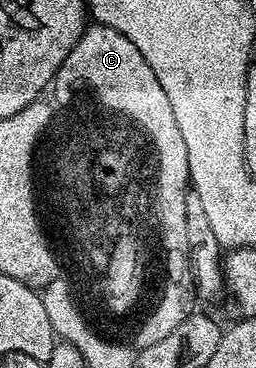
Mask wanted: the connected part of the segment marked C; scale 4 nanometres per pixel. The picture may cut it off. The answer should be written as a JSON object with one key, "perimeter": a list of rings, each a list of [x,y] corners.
{"perimeter":[[[96,23],[81,32],[81,38],[75,47],[71,47],[67,59],[63,59],[53,77],[51,93],[57,96],[56,104],[65,107],[72,102],[69,100],[73,93],[81,93],[84,89],[90,89],[97,96],[98,106],[121,114],[138,129],[153,133],[153,141],[157,141],[157,149],[161,149],[161,189],[157,189],[157,201],[161,204],[161,225],[165,225],[163,236],[167,243],[169,290],[165,292],[165,301],[161,301],[161,309],[153,313],[153,321],[149,321],[145,333],[141,333],[142,350],[171,335],[171,331],[175,331],[175,327],[179,327],[179,323],[183,323],[195,309],[193,264],[189,261],[187,243],[187,195],[191,191],[187,147],[183,144],[179,123],[175,123],[175,111],[171,111],[171,102],[167,100],[159,79],[155,79],[155,71],[151,71],[151,63],[143,59],[139,47],[135,47],[127,35],[119,35],[119,31]]]}

